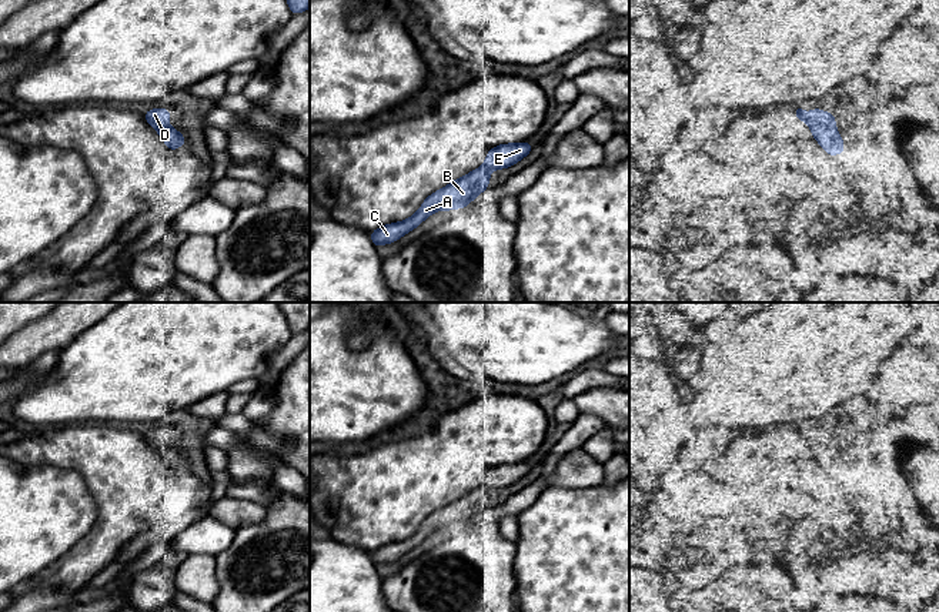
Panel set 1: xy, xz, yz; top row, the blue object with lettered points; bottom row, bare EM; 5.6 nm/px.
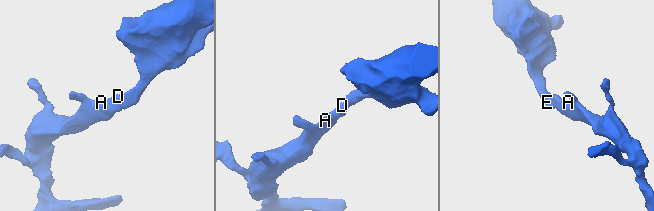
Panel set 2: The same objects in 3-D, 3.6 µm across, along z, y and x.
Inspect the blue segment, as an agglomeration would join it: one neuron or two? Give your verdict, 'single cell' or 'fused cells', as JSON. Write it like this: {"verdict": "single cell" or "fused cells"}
{"verdict": "single cell"}

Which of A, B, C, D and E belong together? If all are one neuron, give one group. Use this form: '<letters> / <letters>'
A B C D E

